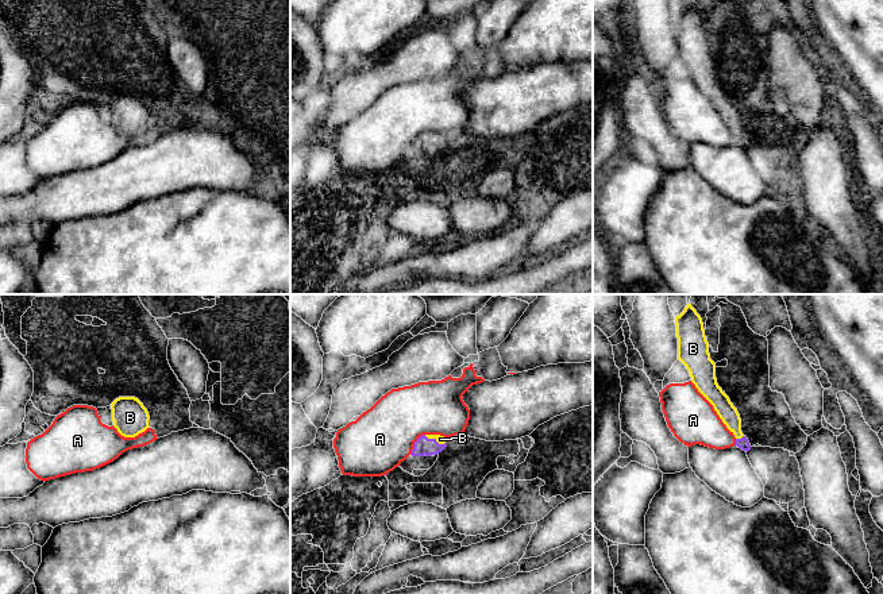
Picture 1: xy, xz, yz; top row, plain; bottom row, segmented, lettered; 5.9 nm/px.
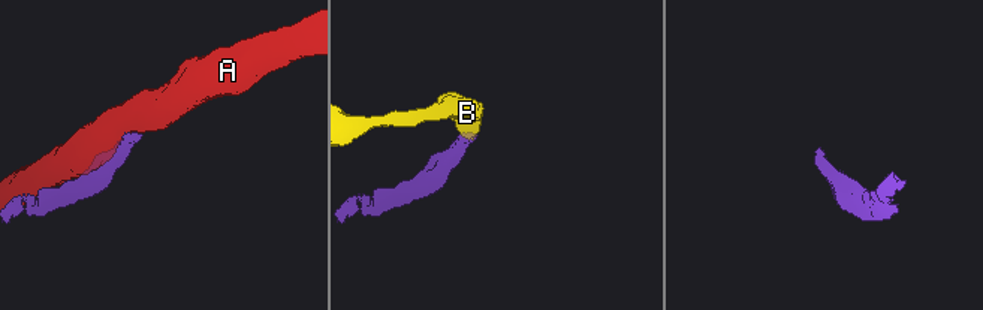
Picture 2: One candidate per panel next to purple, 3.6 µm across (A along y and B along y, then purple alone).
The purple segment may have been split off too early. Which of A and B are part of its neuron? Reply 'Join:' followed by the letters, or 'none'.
Join: B

